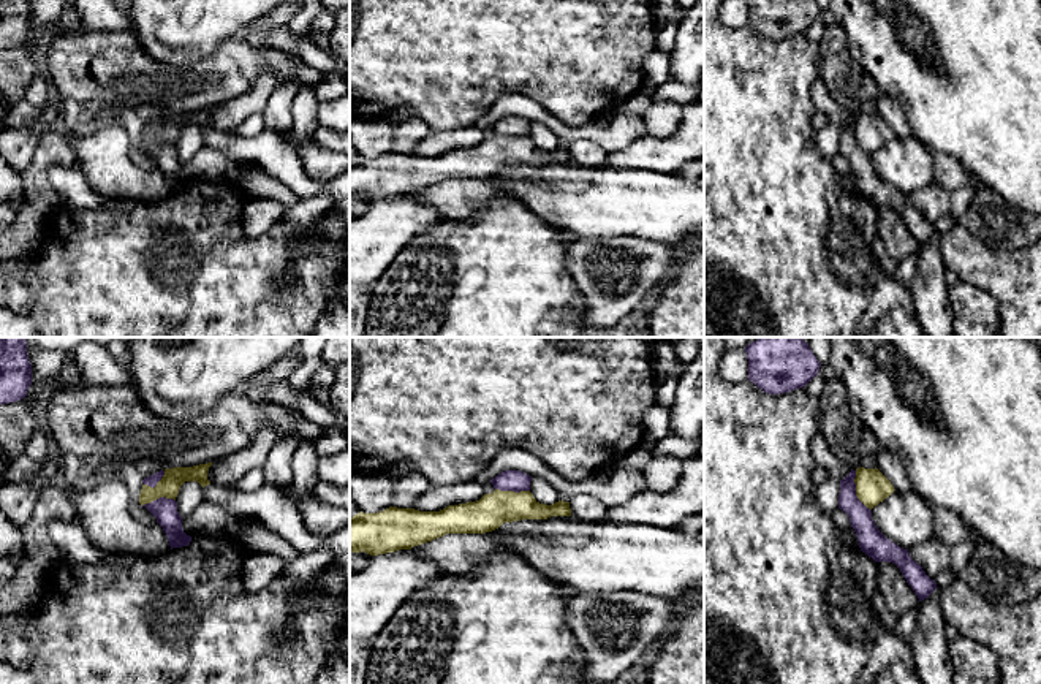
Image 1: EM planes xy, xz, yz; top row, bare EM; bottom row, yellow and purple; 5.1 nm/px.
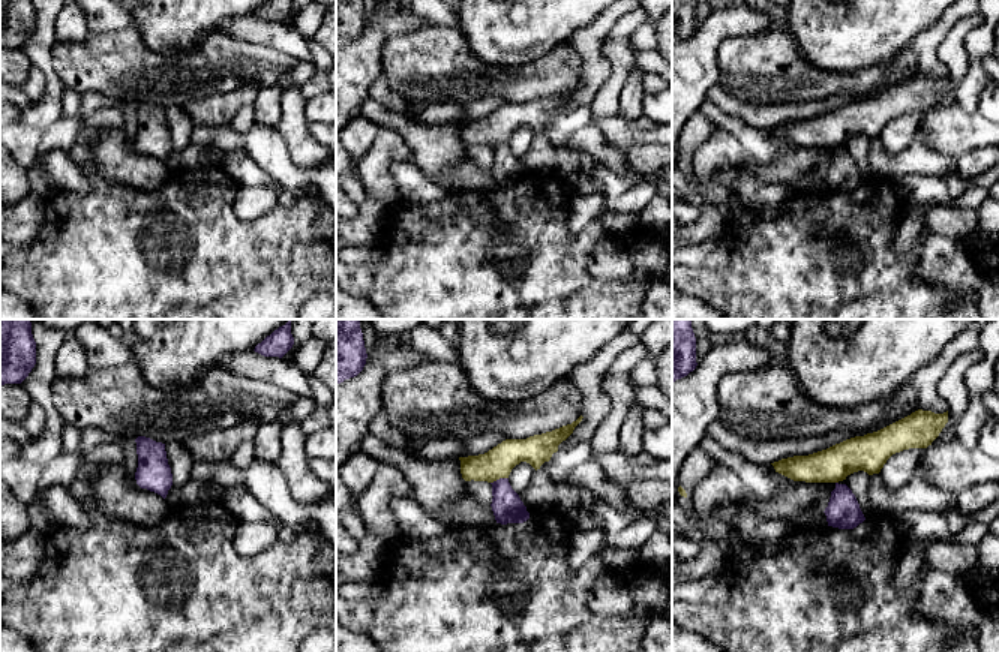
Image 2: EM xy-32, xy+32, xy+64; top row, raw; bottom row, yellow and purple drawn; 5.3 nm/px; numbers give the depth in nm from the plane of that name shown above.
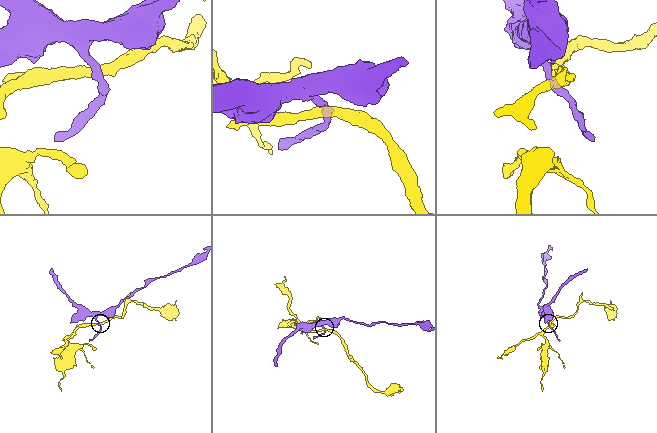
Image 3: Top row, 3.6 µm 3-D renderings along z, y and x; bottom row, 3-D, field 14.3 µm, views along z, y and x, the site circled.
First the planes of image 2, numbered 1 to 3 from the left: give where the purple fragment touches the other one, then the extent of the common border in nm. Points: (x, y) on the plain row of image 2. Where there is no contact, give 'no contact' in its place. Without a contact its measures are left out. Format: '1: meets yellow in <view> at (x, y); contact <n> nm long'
1: no contact
2: meets yellow in xy+32 at (498, 143); contact 100 nm long
3: no contact

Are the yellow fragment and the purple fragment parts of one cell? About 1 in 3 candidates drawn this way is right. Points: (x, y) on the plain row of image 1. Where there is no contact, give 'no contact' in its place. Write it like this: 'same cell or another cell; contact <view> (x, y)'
another cell; contact yz (856, 136)

